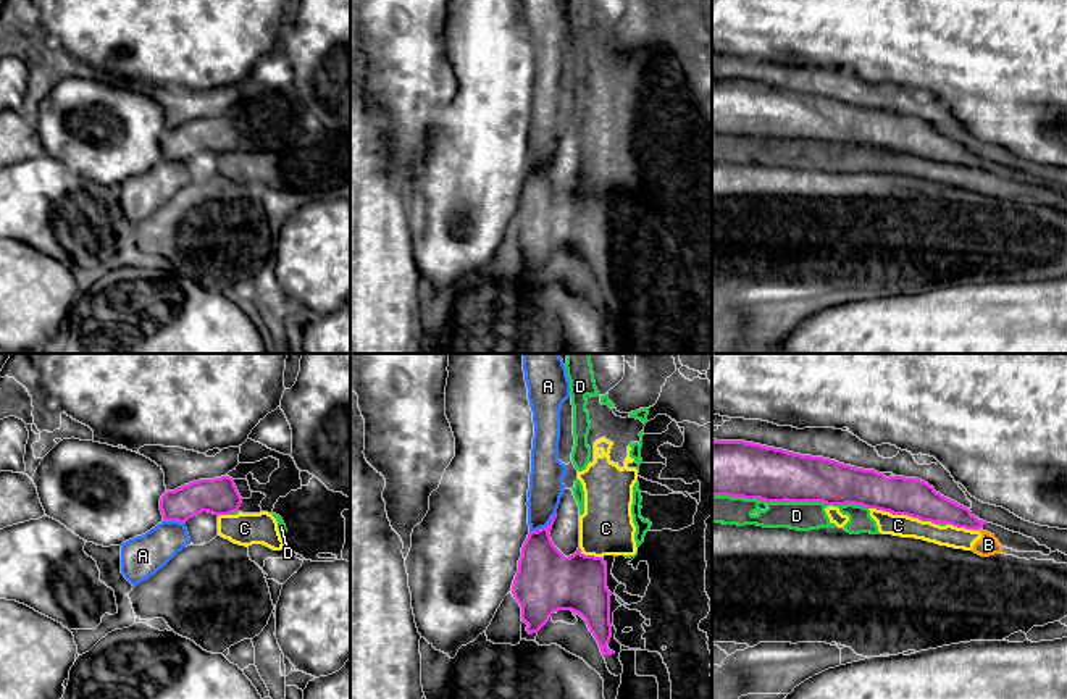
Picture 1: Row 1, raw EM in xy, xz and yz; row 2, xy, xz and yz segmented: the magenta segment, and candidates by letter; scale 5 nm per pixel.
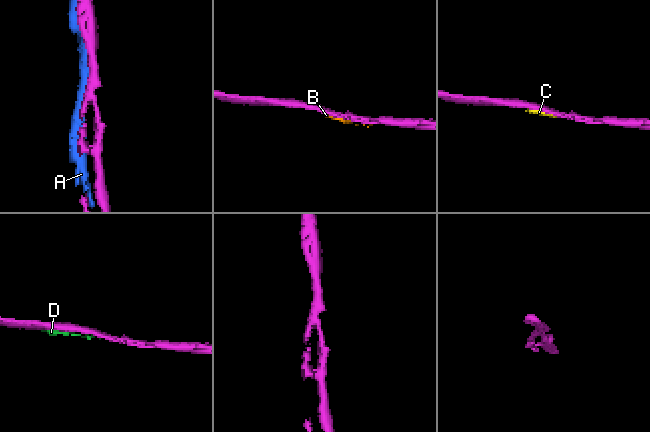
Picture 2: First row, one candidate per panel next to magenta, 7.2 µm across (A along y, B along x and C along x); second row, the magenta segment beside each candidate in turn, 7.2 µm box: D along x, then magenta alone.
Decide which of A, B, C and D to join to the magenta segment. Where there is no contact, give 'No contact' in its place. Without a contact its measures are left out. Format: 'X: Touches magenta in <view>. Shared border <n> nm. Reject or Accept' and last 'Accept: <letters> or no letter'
A: Touches magenta in xz. Shared border 170 nm. Reject
B: Touches magenta in yz. Shared border 40 nm. Reject
C: Touches magenta in yz. Shared border 360 nm. Reject
D: Touches magenta in yz. Shared border 600 nm. Reject
Accept: no letter

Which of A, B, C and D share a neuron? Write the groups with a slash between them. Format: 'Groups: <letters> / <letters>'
Groups: A / B C D

